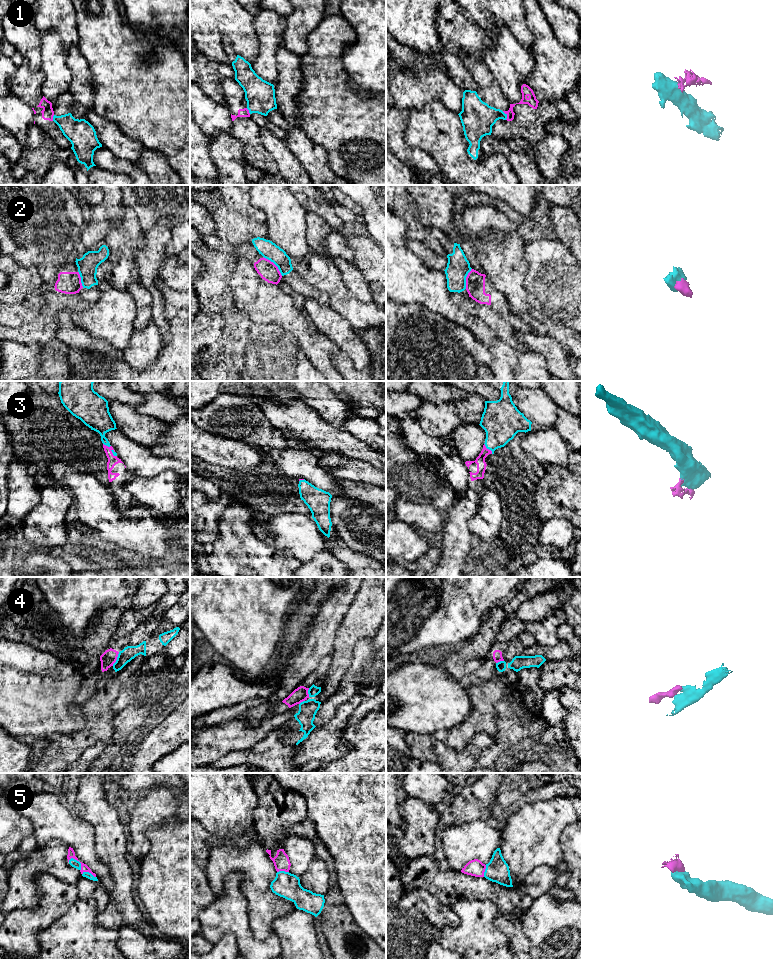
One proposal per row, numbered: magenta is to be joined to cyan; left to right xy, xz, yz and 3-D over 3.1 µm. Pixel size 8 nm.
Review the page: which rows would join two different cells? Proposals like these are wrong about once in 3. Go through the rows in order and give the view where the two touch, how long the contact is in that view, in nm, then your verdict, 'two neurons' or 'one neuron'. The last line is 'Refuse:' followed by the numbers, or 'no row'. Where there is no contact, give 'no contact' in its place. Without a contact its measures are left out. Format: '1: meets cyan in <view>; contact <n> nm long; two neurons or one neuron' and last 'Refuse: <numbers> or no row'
1: meets cyan in yz; contact 80 nm long; two neurons
2: meets cyan in xz; contact 220 nm long; two neurons
3: meets cyan in yz; contact 110 nm long; one neuron
4: meets cyan in xy; contact 130 nm long; two neurons
5: meets cyan in xy; contact 130 nm long; one neuron
Refuse: 1, 2, 4

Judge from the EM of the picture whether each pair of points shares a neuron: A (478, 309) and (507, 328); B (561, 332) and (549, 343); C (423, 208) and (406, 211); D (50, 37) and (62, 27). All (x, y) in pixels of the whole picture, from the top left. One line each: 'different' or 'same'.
A: same
B: different
C: different
D: different

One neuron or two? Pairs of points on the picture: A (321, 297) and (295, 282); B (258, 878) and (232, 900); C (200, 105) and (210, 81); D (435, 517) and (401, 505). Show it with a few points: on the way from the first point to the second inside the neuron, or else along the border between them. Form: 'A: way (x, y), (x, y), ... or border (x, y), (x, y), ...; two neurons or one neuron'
A: way (315, 294), (301, 286); one neuron
B: border (230, 872), (245, 876), (242, 893), (250, 914); two neurons
C: border (200, 87), (207, 95), (225, 106); two neurons
D: way (427, 517), (409, 512); one neuron

